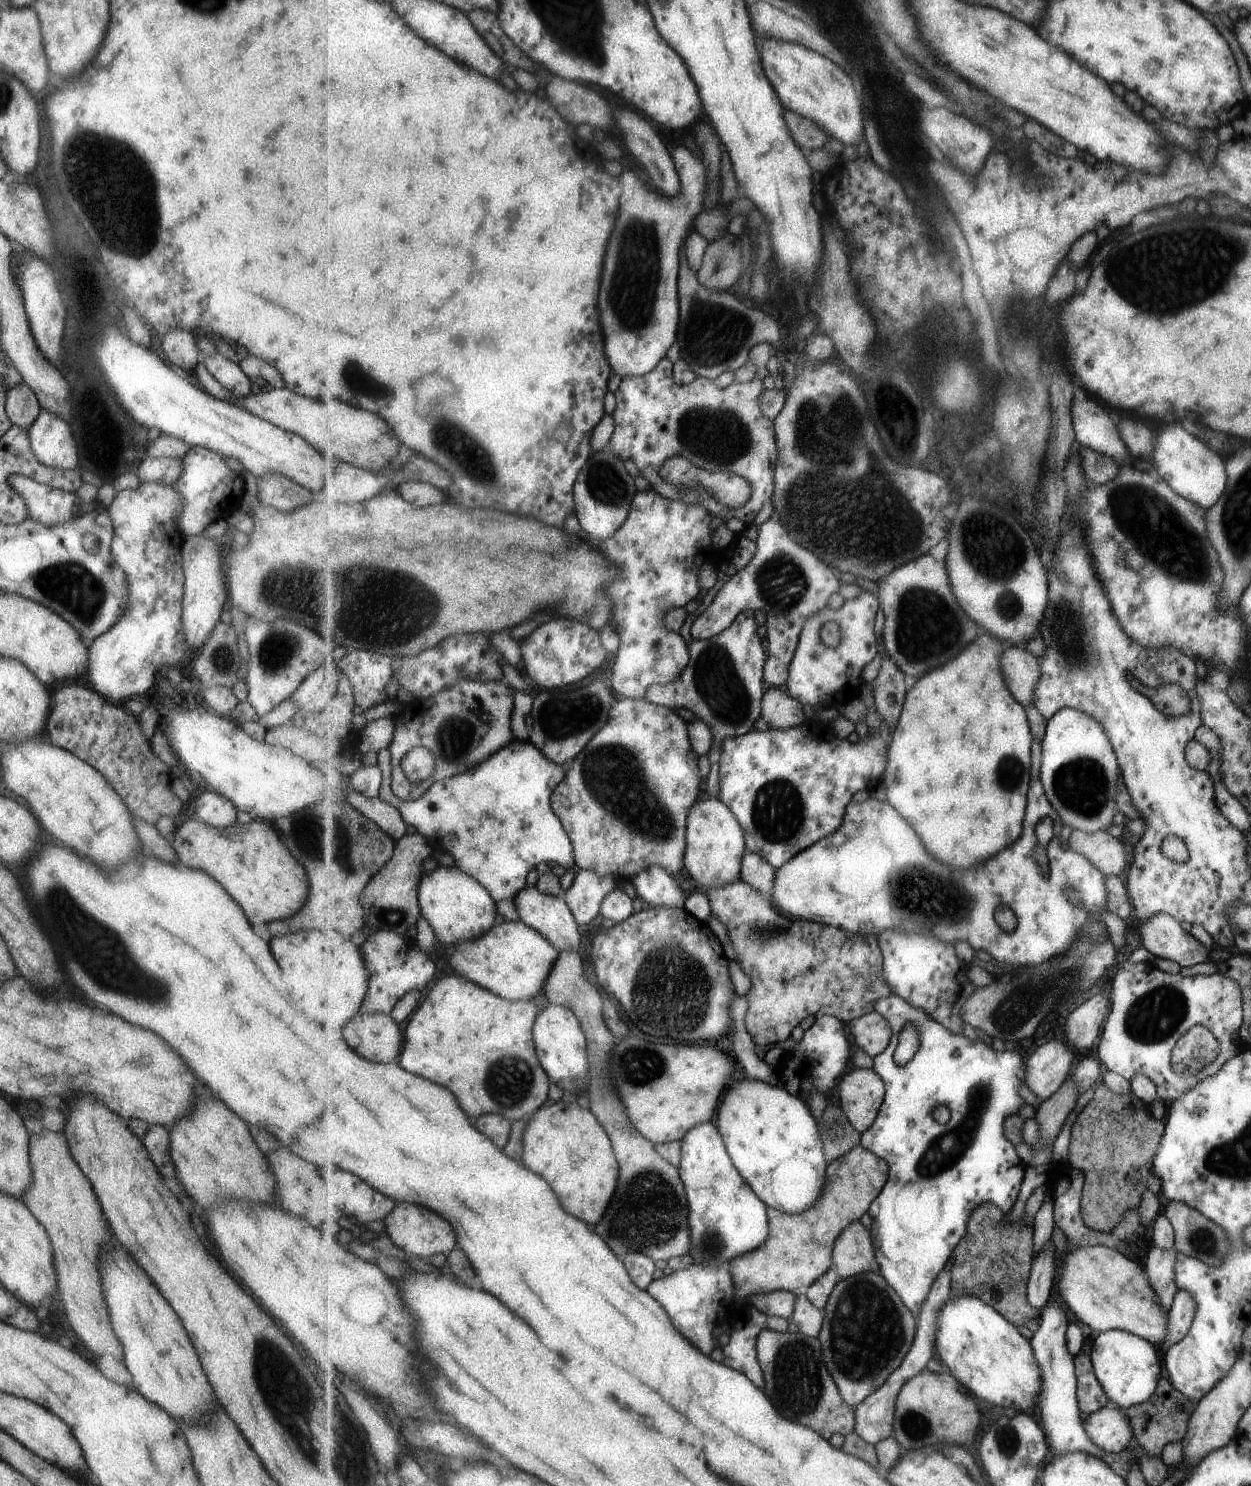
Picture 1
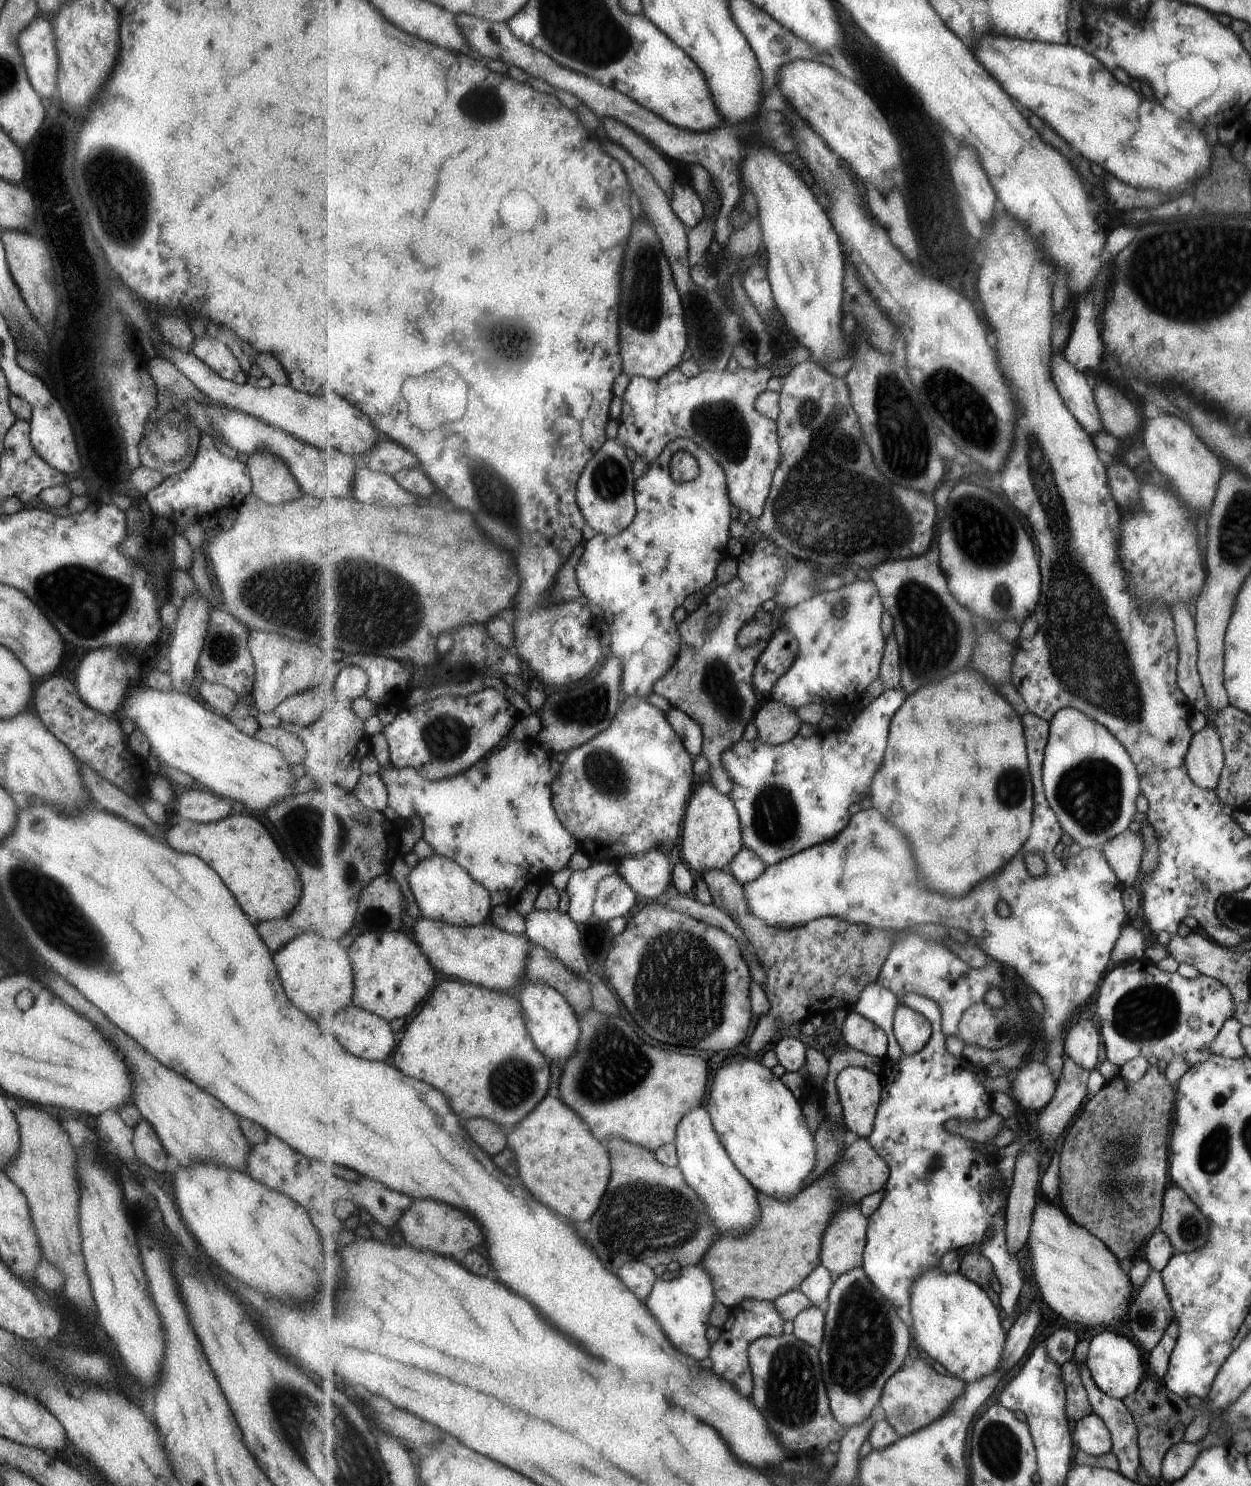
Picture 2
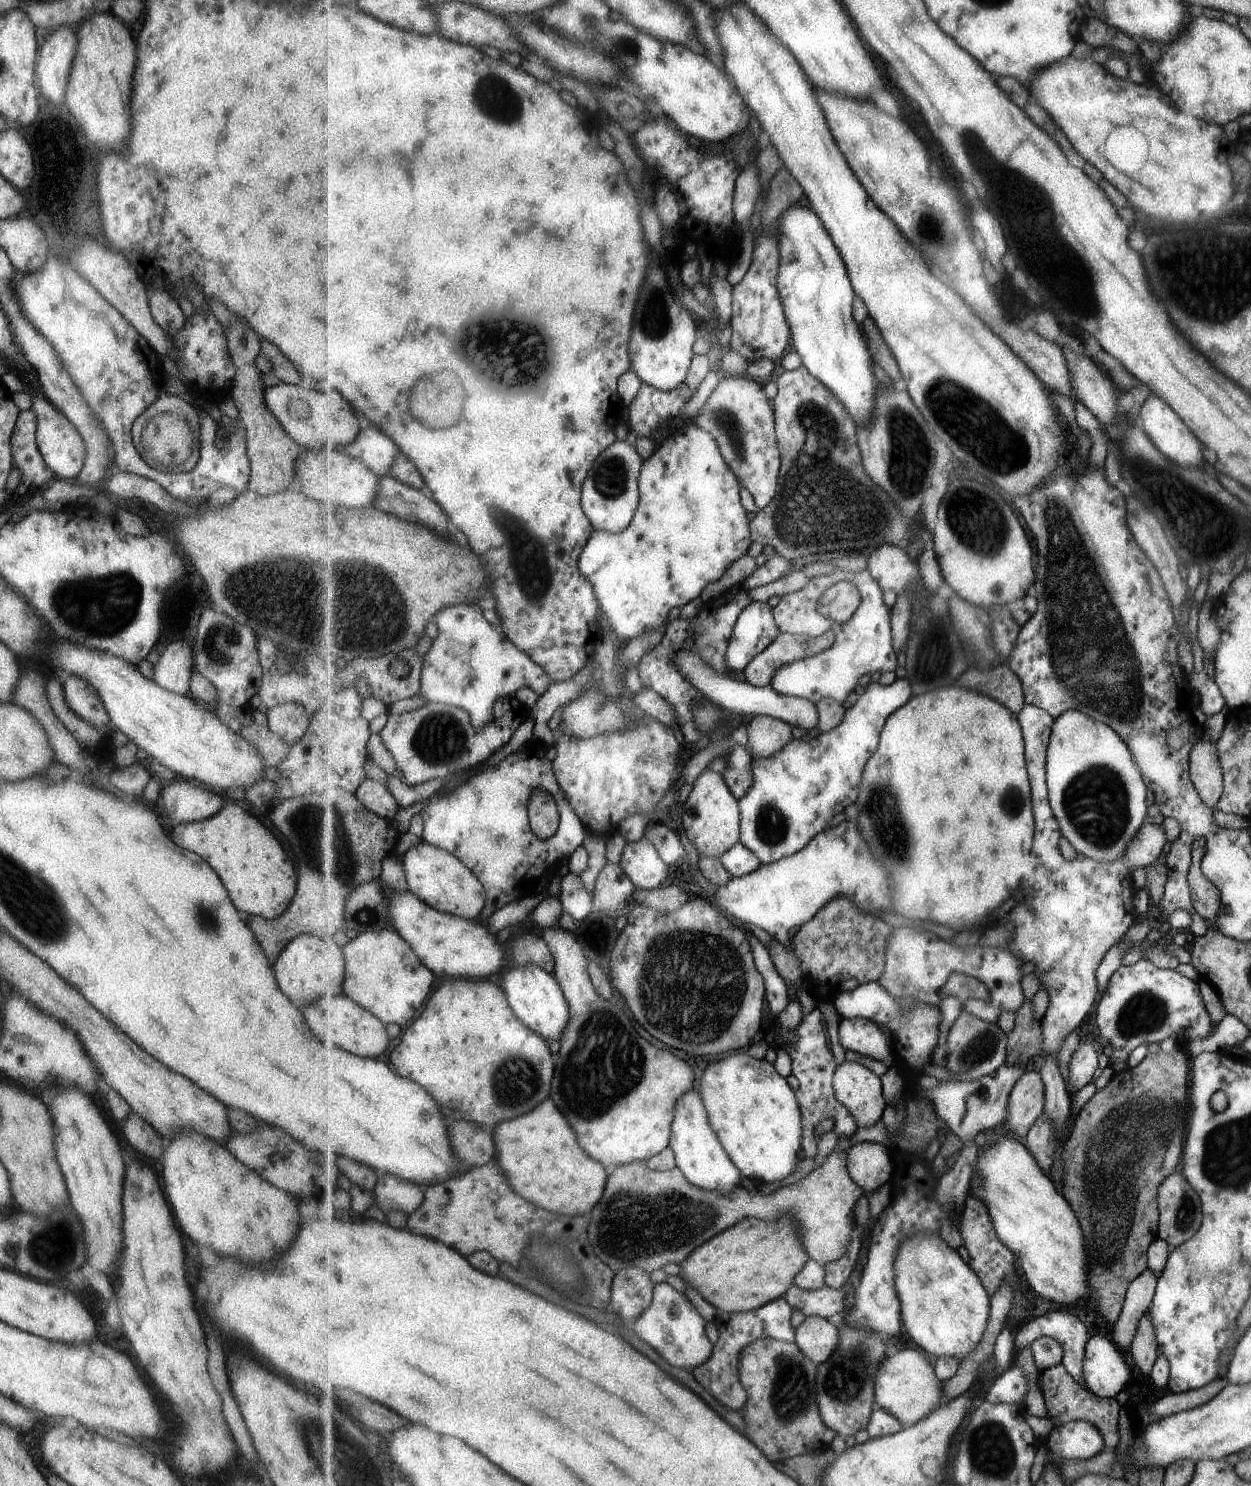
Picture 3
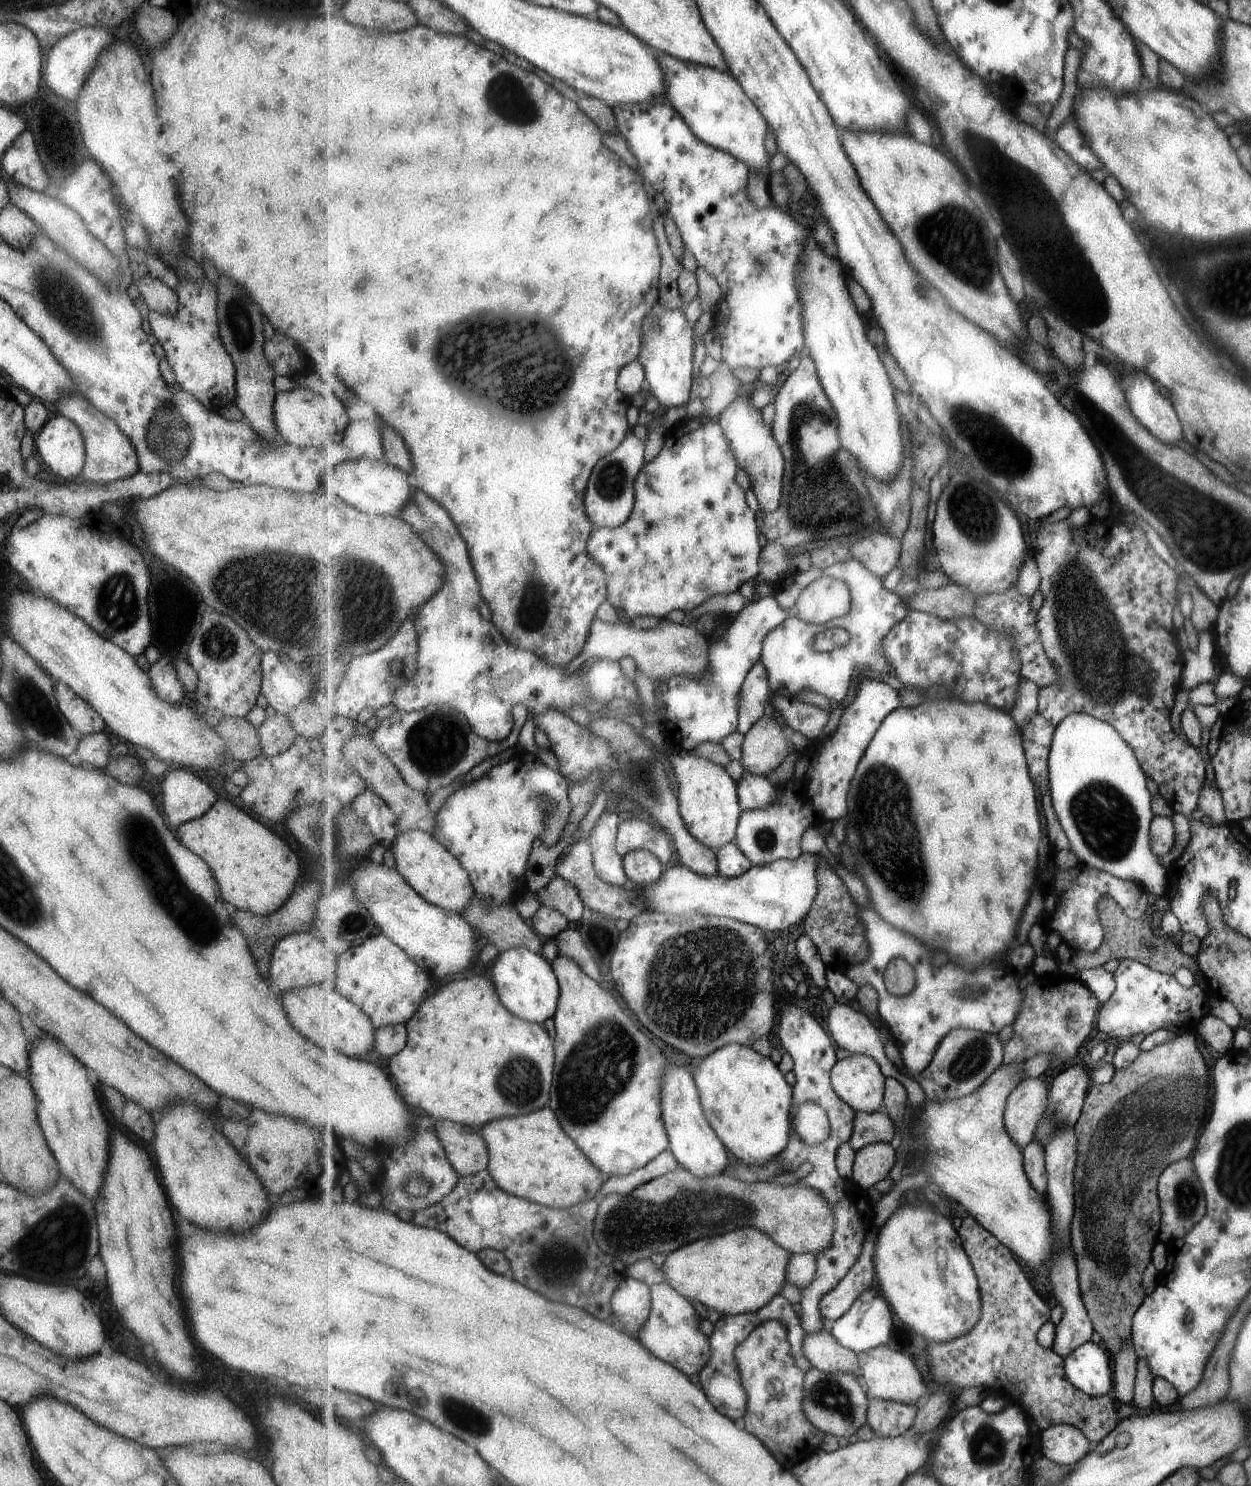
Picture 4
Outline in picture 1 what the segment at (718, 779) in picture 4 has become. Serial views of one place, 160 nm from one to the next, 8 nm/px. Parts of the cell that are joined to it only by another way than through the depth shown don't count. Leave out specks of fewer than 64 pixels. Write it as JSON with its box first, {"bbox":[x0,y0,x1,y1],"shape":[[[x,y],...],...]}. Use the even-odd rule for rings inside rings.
{"bbox":[687,797,746,892],"shape":[[[715,797],[705,798],[695,804],[691,809],[687,825],[687,872],[691,880],[700,887],[702,892],[709,889],[721,888],[730,885],[741,878],[743,857],[746,856],[746,834],[739,819],[731,812],[721,799]]]}

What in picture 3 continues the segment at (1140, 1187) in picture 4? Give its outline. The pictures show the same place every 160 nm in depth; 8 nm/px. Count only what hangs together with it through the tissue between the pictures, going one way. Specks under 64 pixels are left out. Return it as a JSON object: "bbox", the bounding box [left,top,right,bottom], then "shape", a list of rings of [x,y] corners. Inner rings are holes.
{"bbox":[1060,1049,1189,1324],"shape":[[[1178,1049],[1174,1053],[1146,1054],[1139,1064],[1115,1072],[1108,1084],[1080,1109],[1060,1158],[1064,1162],[1062,1193],[1082,1224],[1090,1256],[1092,1294],[1085,1298],[1114,1324],[1120,1319],[1130,1282],[1147,1268],[1146,1250],[1158,1235],[1155,1192],[1179,1162],[1185,1130],[1185,1092],[1187,1092],[1189,1056]]]}

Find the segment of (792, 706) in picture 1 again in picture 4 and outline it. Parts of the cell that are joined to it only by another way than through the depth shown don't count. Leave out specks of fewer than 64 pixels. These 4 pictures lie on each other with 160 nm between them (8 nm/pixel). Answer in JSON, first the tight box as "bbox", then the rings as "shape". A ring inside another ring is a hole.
{"bbox":[741,710,789,775],"shape":[[[771,710],[745,735],[741,760],[745,770],[770,775],[789,756],[789,732]]]}

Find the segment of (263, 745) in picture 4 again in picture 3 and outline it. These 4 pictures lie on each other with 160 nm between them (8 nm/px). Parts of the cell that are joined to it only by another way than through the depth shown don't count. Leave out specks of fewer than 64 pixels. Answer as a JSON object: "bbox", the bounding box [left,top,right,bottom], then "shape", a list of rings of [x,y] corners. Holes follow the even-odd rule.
{"bbox":[266,703,310,745],"shape":[[[283,703],[266,712],[267,726],[288,745],[299,740],[310,721],[310,714],[300,705]]]}

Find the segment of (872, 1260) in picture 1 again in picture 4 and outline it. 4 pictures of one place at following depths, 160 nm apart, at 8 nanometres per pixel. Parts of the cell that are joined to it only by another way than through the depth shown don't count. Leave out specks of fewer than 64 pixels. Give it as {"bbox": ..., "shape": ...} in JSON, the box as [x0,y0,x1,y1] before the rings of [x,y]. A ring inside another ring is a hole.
{"bbox":[595,1164,834,1266],"shape":[[[680,1164],[675,1170],[639,1185],[629,1195],[610,1194],[599,1203],[595,1238],[605,1254],[611,1254],[626,1266],[633,1266],[635,1262],[653,1258],[657,1254],[667,1257],[671,1252],[678,1251],[695,1240],[727,1234],[745,1226],[765,1231],[780,1247],[793,1254],[821,1253],[834,1242],[834,1210],[815,1187],[799,1180],[792,1185],[751,1184],[730,1176],[729,1173],[699,1178]]]}

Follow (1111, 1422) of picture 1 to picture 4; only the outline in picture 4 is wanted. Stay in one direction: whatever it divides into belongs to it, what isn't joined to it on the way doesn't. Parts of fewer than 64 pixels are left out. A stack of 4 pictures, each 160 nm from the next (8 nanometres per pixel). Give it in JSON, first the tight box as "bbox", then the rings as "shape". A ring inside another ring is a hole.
{"bbox":[1039,1423,1095,1465],"shape":[[[1067,1423],[1041,1430],[1039,1436],[1043,1456],[1062,1465],[1079,1463],[1095,1446],[1078,1426]]]}

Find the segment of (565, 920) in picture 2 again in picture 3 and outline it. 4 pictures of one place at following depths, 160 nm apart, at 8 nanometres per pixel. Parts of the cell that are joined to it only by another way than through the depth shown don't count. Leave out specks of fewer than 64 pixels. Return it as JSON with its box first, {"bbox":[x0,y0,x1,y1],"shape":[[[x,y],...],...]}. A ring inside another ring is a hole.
{"bbox":[539,926,695,1169],"shape":[[[557,926],[539,932],[554,954],[556,970],[553,975],[562,986],[571,1013],[570,1024],[559,1042],[561,1052],[557,1058],[561,1058],[561,1062],[555,1070],[555,1090],[551,1098],[559,1102],[559,1110],[563,1110],[571,1126],[575,1126],[583,1148],[608,1169],[635,1161],[647,1162],[670,1146],[676,1106],[693,1088],[695,1070],[669,1050],[657,1048],[645,1040],[633,1028],[633,1020],[627,1012],[598,993],[590,975],[589,958],[574,929],[568,931]]]}

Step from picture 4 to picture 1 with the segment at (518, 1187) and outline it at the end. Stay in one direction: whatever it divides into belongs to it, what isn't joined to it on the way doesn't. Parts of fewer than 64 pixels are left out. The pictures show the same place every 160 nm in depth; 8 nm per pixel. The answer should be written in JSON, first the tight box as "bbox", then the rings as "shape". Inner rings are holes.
{"bbox":[524,1098,620,1224],"shape":[[[569,1098],[569,1102],[554,1102],[533,1114],[524,1138],[525,1166],[543,1174],[543,1178],[555,1186],[559,1200],[571,1210],[571,1214],[589,1224],[597,1224],[605,1216],[618,1188],[620,1164],[610,1134],[595,1113],[575,1104],[573,1098]]]}

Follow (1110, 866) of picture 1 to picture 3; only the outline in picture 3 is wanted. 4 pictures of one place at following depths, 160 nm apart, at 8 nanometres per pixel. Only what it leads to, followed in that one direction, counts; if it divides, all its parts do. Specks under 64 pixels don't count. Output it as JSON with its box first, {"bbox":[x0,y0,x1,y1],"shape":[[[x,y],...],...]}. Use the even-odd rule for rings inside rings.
{"bbox":[1123,823,1165,870],"shape":[[[1145,823],[1130,838],[1123,857],[1127,857],[1133,870],[1147,867],[1147,864],[1153,863],[1153,860],[1161,854],[1163,844],[1165,844],[1165,838],[1160,826]]]}

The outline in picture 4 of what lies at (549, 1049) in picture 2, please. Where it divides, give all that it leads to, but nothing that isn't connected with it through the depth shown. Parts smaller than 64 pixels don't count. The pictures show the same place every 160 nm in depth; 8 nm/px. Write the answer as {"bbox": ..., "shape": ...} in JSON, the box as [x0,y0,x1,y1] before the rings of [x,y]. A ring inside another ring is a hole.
{"bbox":[492,947,561,1025],"shape":[[[515,947],[500,953],[492,963],[493,986],[498,988],[503,1004],[513,1014],[540,1025],[545,1024],[549,1019],[555,1021],[560,1003],[561,987],[554,966],[547,962],[543,955],[535,954],[529,949]]]}

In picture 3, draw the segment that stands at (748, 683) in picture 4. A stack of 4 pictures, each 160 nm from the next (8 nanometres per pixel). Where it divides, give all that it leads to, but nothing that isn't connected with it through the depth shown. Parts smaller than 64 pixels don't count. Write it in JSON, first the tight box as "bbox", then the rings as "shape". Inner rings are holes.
{"bbox":[745,631,836,687],"shape":[[[833,631],[821,637],[780,633],[777,640],[769,645],[746,668],[745,676],[753,686],[766,687],[772,684],[775,673],[782,666],[807,659],[833,646],[836,634]]]}

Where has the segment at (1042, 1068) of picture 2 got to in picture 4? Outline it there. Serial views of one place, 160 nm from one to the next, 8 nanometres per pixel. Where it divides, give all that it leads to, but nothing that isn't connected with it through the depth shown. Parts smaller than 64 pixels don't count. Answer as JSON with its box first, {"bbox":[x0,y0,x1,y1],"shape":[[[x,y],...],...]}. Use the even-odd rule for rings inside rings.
{"bbox":[1006,1078,1050,1148],"shape":[[[1039,1078],[1023,1079],[1010,1094],[1006,1106],[1006,1125],[1021,1148],[1036,1138],[1047,1112],[1050,1091]]]}

